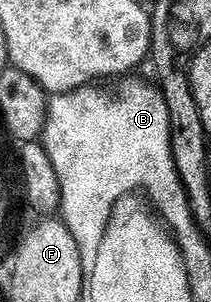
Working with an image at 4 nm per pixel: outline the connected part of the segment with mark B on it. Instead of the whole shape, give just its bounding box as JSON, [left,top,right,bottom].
[42,77,193,265]

